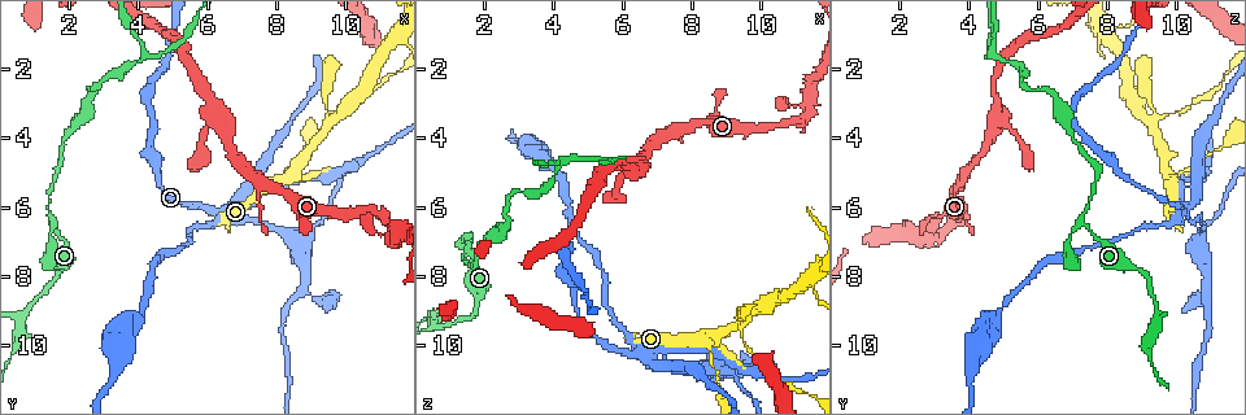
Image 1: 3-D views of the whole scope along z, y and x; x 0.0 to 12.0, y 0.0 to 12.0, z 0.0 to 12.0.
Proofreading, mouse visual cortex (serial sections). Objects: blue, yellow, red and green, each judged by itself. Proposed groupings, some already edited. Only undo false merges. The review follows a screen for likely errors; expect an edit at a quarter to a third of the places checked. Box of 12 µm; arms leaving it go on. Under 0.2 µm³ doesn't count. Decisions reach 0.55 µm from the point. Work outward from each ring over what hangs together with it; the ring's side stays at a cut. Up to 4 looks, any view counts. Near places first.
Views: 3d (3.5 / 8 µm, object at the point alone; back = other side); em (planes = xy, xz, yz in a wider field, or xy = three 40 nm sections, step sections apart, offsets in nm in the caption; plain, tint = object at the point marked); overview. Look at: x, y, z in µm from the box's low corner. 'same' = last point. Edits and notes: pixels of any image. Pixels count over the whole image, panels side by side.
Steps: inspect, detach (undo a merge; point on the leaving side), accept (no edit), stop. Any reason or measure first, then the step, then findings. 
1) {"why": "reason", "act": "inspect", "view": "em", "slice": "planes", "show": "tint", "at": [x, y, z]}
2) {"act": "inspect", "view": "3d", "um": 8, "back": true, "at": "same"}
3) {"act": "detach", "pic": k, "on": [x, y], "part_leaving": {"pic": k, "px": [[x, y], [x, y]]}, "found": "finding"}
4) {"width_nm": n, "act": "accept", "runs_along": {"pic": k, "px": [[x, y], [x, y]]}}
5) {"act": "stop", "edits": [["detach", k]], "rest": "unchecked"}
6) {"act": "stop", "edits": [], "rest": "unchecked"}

{"why": "arms part here", "act": "inspect", "view": "3d", "um": 3.5, "at": [8.4, 5.1, 9.7]}

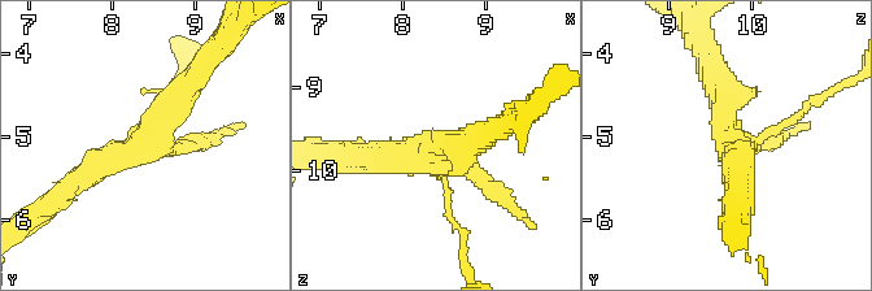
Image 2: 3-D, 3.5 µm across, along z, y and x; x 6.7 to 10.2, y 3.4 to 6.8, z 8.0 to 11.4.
{"act": "inspect", "view": "em", "slice": "planes", "show": "tint", "at": [8.35, 5.10, 9.75]}

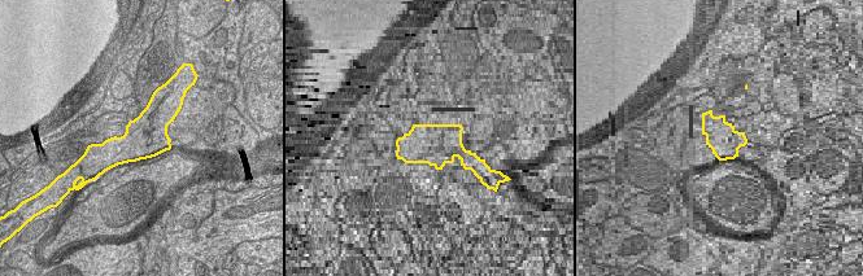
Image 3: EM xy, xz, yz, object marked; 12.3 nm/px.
{"act": "accept", "runs_along": {"pic": 2, "px": [[64, 190], [135, 150], [195, 78]]}, "found": "all the same cell"}

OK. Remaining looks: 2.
{"why": "three arms meet", "act": "inspect", "view": "3d", "um": 8, "at": [8.5, 7.0, 10.6]}

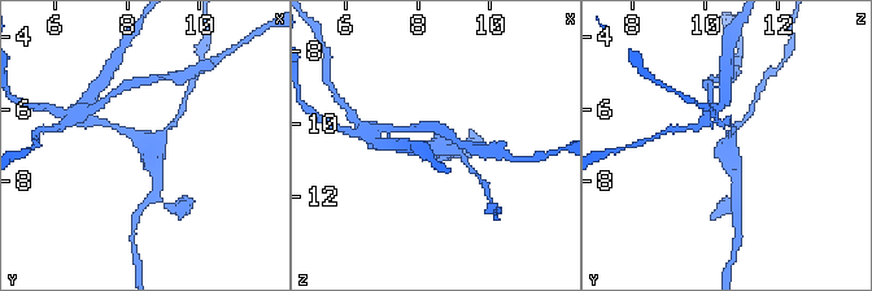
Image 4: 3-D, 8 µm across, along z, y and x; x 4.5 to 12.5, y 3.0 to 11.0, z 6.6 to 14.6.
{"arms": 3, "arm_widths_nm": [200, 200, 300], "act": "inspect", "view": "em", "slice": "xy", "step": 5, "show": "tint", "at": [8.5, 7.1, 10.6]}

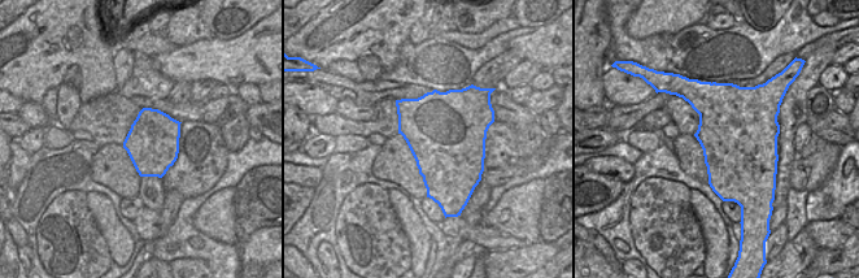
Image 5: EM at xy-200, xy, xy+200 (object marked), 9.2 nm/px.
{"width_nm": 750, "act": "accept", "runs_along": {"pic": 4, "px": [[116, 127], [144, 143], [157, 179]]}, "found": "all the same cell"}

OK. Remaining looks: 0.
{"act": "stop", "edits": [], "rest": "unchecked"}

